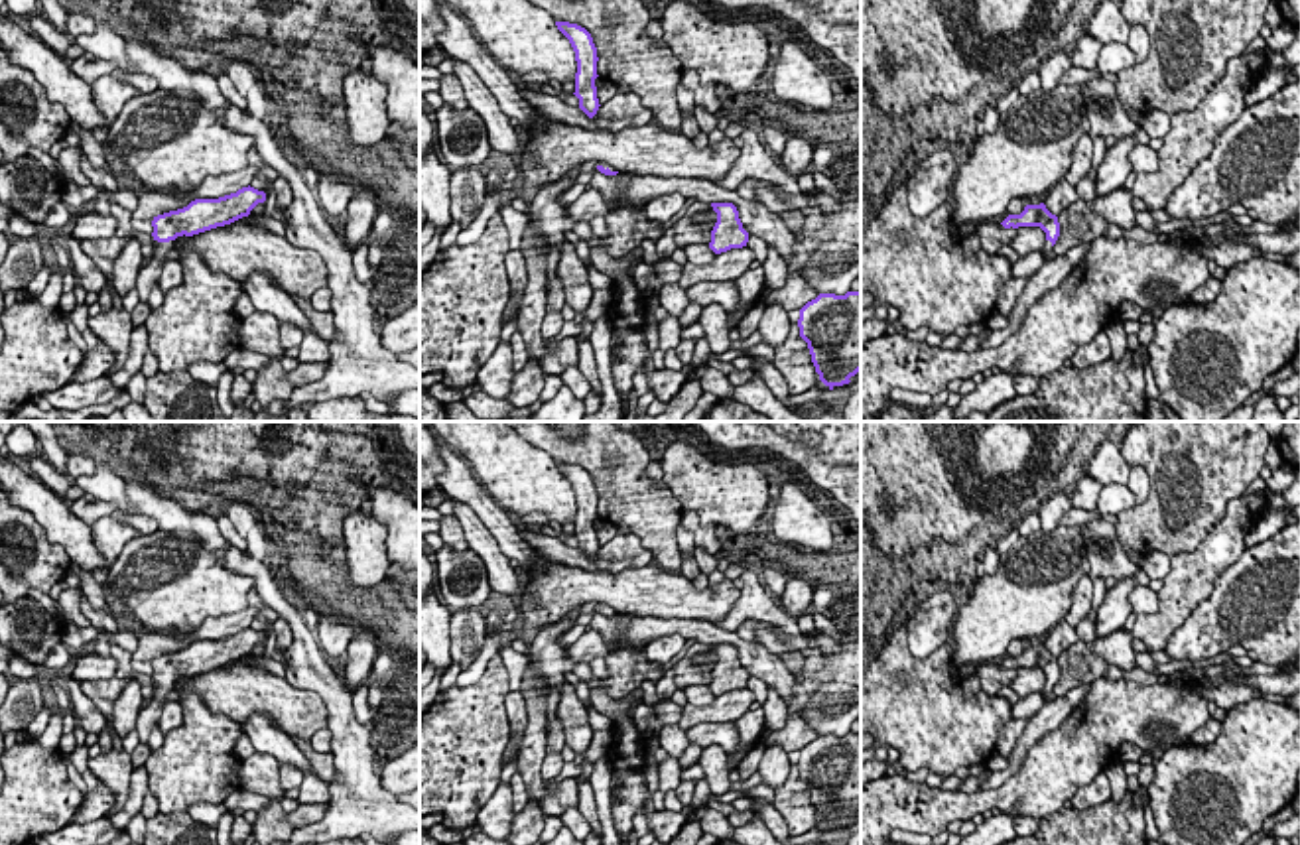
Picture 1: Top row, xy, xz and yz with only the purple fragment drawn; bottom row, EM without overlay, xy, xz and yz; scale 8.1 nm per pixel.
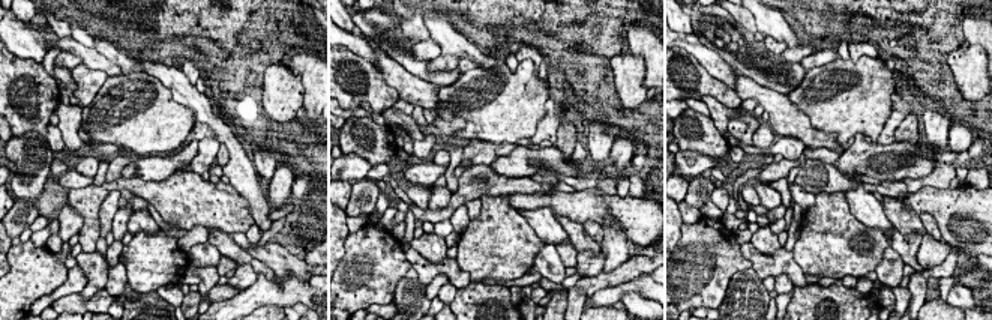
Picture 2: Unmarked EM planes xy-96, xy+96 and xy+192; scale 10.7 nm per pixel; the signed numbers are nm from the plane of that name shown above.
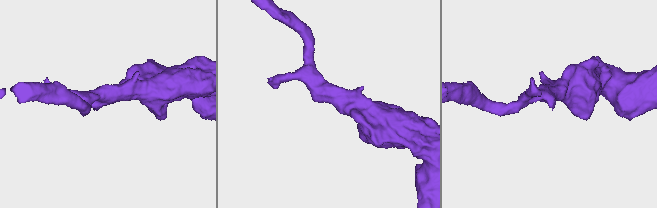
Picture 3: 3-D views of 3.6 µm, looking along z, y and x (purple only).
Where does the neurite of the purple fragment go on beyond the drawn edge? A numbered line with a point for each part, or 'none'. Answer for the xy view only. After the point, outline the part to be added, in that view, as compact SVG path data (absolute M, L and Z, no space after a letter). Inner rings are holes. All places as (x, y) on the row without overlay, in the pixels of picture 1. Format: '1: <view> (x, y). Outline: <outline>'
1: xy (150, 715). Outline: M175 682L160 683L154 687L152 703L138 713L136 721L136 733L140 737L140 743L148 743L150 731L154 725L158 725L163 709L163 697L175 687Z

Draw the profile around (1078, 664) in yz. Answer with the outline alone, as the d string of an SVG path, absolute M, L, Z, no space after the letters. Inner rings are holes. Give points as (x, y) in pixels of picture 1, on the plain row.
M1077 640L1058 656L1060 678L1054 685L1054 695L1064 697L1070 689L1083 682L1093 682L1105 674L1109 664L1095 656L1087 642Z

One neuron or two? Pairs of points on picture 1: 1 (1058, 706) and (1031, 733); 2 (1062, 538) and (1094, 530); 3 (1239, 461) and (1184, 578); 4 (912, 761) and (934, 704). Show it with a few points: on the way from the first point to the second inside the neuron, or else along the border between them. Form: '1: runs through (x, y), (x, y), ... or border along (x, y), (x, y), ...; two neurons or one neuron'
1: runs through (1052, 712), (1037, 727); one neuron
2: border along (1078, 528), (1090, 574); two neurons
3: border along (1230, 499), (1226, 515), (1190, 552), (1170, 556); two neurons
4: runs through (920, 747), (928, 735), (928, 717); one neuron

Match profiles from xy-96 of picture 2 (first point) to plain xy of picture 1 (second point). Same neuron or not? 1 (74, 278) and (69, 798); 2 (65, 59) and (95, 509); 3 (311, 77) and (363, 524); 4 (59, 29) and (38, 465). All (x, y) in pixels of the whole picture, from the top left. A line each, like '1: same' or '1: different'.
1: different
2: same
3: different
4: different

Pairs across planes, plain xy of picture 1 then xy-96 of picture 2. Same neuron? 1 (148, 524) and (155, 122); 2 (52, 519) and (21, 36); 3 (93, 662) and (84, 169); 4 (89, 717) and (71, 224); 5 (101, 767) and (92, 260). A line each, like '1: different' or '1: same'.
1: different
2: same
3: different
4: same
5: same

